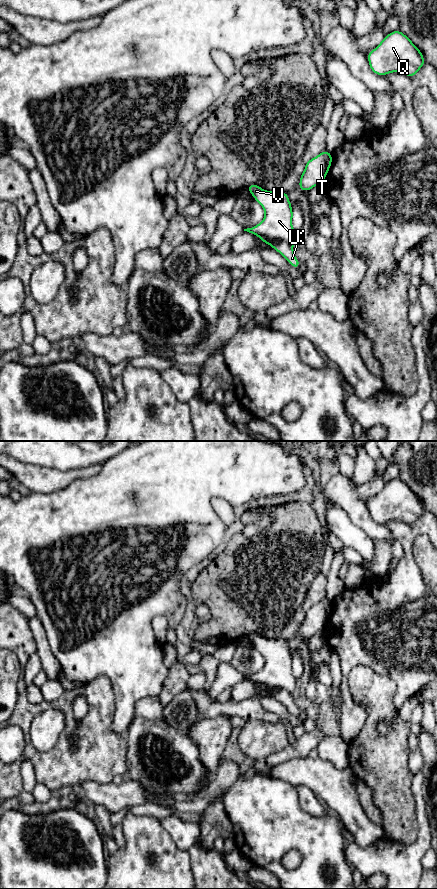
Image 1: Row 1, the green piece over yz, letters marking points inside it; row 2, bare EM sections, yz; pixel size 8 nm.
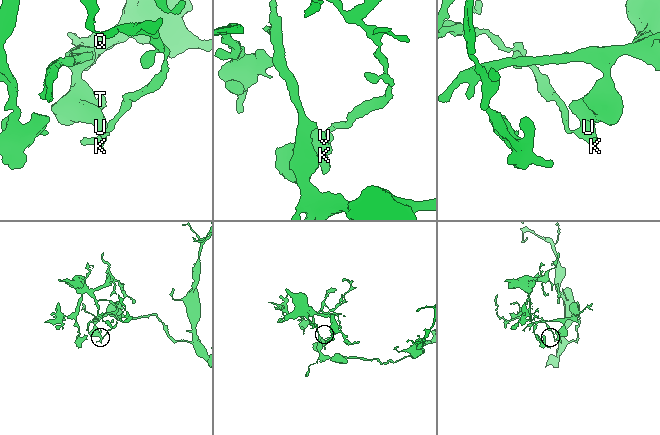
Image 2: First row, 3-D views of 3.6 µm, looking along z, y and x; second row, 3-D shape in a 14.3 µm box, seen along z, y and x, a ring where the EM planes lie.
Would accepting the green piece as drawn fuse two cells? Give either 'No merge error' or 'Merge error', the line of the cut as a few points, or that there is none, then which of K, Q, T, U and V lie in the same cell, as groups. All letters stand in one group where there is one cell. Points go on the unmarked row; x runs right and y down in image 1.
Merge error. Split along yz (256, 682), (282, 687), (291, 696). Groups: K / Q T U V

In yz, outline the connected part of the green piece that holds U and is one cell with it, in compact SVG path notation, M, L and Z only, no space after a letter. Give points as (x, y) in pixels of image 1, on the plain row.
M250 632L246 637L263 655L265 661L263 669L247 676L247 680L283 688L293 696L296 679L292 674L293 659L288 642L279 638L266 639L255 632Z

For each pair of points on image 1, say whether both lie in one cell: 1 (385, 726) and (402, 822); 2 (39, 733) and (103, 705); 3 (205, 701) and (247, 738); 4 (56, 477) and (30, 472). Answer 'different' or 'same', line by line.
1: different
2: different
3: different
4: same

